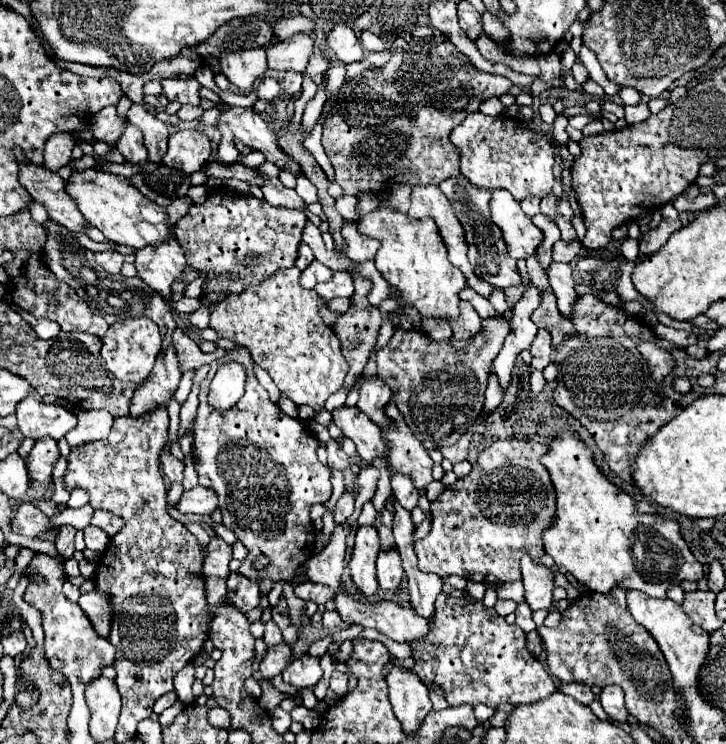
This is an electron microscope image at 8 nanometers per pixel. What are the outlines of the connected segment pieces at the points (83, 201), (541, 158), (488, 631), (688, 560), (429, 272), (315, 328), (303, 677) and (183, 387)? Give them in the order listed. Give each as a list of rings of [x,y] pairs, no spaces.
[[[86,168],[82,172],[72,170],[68,182],[64,182],[66,194],[76,202],[78,210],[88,224],[96,226],[106,240],[126,244],[132,248],[144,248],[148,244],[156,246],[168,238],[168,214],[166,208],[156,206],[148,200],[128,178],[110,174],[96,168]]]
[[[480,112],[468,114],[468,118],[452,130],[452,144],[462,154],[462,176],[466,176],[474,186],[504,188],[518,202],[530,194],[544,198],[552,192],[554,148],[550,140],[510,116],[486,116]]]
[[[440,594],[440,598],[436,598],[436,618],[430,622],[428,638],[412,642],[416,658],[414,672],[428,688],[440,686],[444,690],[444,698],[452,706],[486,704],[490,708],[496,708],[504,702],[508,704],[536,702],[555,692],[556,683],[544,670],[544,666],[528,652],[524,640],[526,634],[516,624],[506,624],[504,618],[494,608],[486,608],[482,602],[466,602],[464,598],[450,598],[446,594]]]
[[[560,432],[548,448],[544,466],[550,472],[556,490],[556,522],[542,536],[544,550],[580,584],[600,594],[612,594],[616,586],[622,586],[626,590],[640,590],[652,598],[666,598],[668,588],[678,586],[686,580],[698,582],[704,578],[704,568],[680,536],[678,524],[670,518],[662,518],[660,514],[638,514],[634,500],[598,472],[592,460],[592,450],[584,446],[584,442],[580,442],[576,434]]]
[[[378,206],[360,216],[358,232],[376,238],[382,246],[376,252],[376,268],[398,290],[396,300],[406,300],[418,308],[422,318],[456,318],[458,292],[466,288],[464,274],[448,262],[448,250],[432,218],[410,218],[392,206]]]
[[[296,266],[278,270],[266,280],[262,280],[256,286],[246,286],[242,292],[228,292],[222,294],[220,300],[208,304],[210,310],[210,328],[214,328],[222,338],[234,340],[240,346],[246,346],[254,358],[254,362],[264,368],[274,384],[284,392],[292,402],[308,404],[316,410],[316,422],[328,426],[332,416],[322,408],[326,398],[342,388],[344,376],[348,372],[348,364],[344,362],[344,356],[340,354],[340,342],[334,334],[334,330],[328,330],[324,326],[322,318],[318,318],[316,306],[324,302],[314,290],[306,290],[300,286],[300,270]]]
[[[302,656],[298,660],[292,660],[284,668],[282,678],[286,684],[292,684],[296,688],[308,688],[308,686],[314,686],[322,678],[322,668],[318,664],[318,658]]]
[[[186,370],[186,372],[184,372],[182,382],[180,382],[180,386],[178,386],[176,394],[174,394],[174,398],[176,398],[178,404],[184,404],[184,402],[186,402],[188,394],[190,394],[190,390],[192,390],[192,378],[194,378],[194,374],[196,374],[196,370]]]

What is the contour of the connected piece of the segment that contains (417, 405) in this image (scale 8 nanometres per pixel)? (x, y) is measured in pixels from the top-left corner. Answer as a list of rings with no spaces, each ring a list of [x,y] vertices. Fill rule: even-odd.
[[[504,314],[482,320],[482,330],[468,348],[454,348],[450,340],[432,340],[426,332],[396,328],[390,342],[376,352],[378,378],[394,392],[394,402],[412,434],[426,450],[456,444],[476,422],[488,386],[490,364],[500,352],[510,322]]]

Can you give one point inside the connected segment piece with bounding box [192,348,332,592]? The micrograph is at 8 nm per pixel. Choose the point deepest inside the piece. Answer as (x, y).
(262, 464)

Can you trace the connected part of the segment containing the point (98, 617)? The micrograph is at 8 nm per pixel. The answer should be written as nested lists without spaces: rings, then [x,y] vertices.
[[[92,590],[92,592],[86,592],[80,596],[78,606],[84,610],[84,614],[96,626],[96,632],[106,638],[112,630],[112,614],[114,614],[110,596],[100,590]]]

